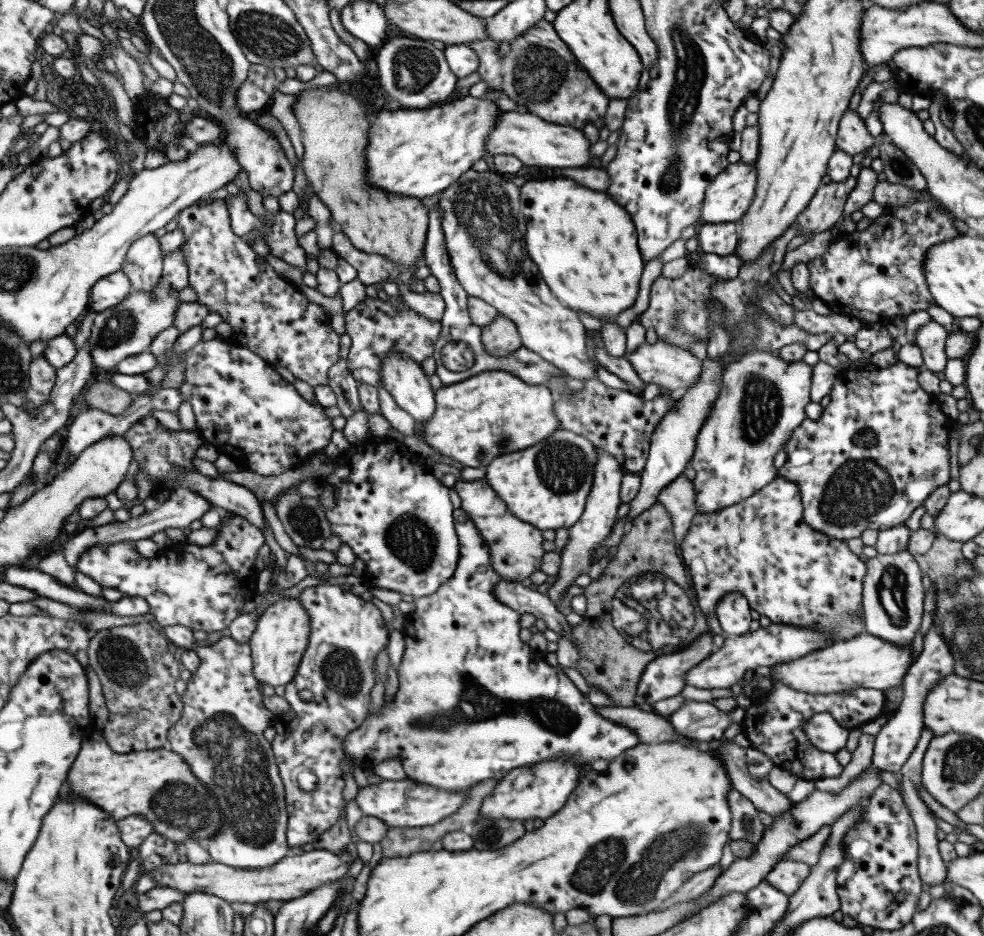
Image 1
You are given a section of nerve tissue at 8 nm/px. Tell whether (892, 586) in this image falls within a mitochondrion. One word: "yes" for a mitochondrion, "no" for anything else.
yes

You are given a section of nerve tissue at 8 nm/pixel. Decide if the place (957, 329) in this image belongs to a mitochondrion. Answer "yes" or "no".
no

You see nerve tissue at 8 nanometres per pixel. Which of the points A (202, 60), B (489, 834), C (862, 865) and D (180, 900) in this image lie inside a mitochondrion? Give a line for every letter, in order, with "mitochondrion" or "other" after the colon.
A: mitochondrion
B: mitochondrion
C: other
D: other

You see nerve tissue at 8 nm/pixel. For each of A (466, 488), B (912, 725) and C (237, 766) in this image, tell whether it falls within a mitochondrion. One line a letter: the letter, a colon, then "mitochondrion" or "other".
A: other
B: other
C: mitochondrion

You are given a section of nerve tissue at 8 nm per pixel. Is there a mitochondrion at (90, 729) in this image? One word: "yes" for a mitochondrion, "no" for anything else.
no

